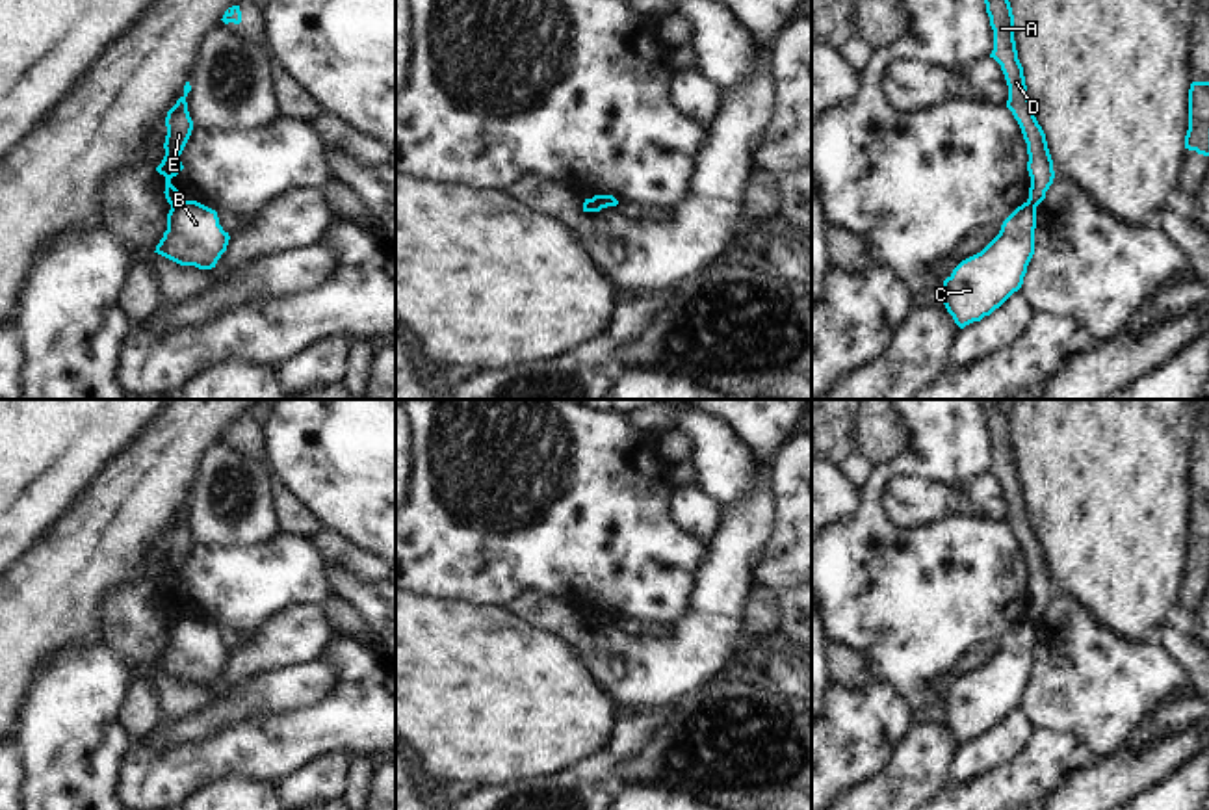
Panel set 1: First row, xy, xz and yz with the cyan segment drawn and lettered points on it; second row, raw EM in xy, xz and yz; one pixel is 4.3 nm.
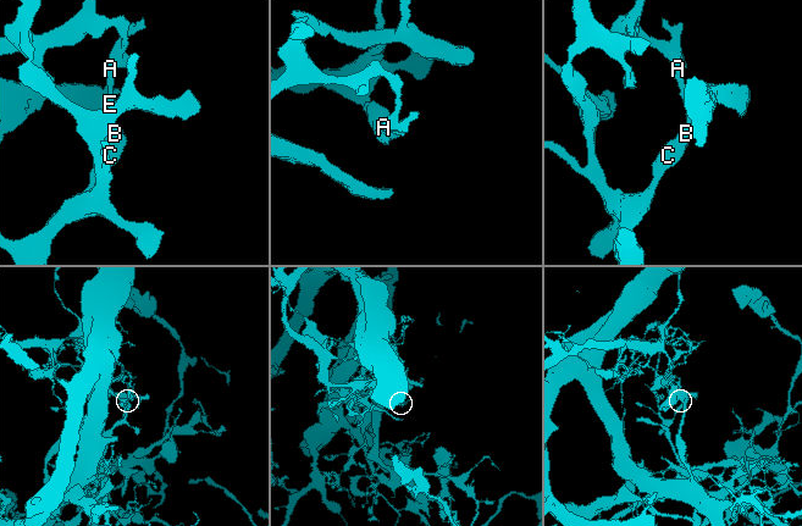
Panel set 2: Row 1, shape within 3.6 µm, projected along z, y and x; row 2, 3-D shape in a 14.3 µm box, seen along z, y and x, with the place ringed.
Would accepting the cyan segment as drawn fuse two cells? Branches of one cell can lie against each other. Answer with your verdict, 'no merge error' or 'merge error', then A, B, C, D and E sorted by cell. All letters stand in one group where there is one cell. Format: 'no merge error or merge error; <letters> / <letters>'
merge error; A D E / B C

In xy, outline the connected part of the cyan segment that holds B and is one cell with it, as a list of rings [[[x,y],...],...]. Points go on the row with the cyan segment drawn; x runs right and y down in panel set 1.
[[[182,201],[171,206],[167,230],[154,253],[180,266],[212,269],[227,251],[228,240],[230,236],[219,225],[215,210],[197,201]]]

